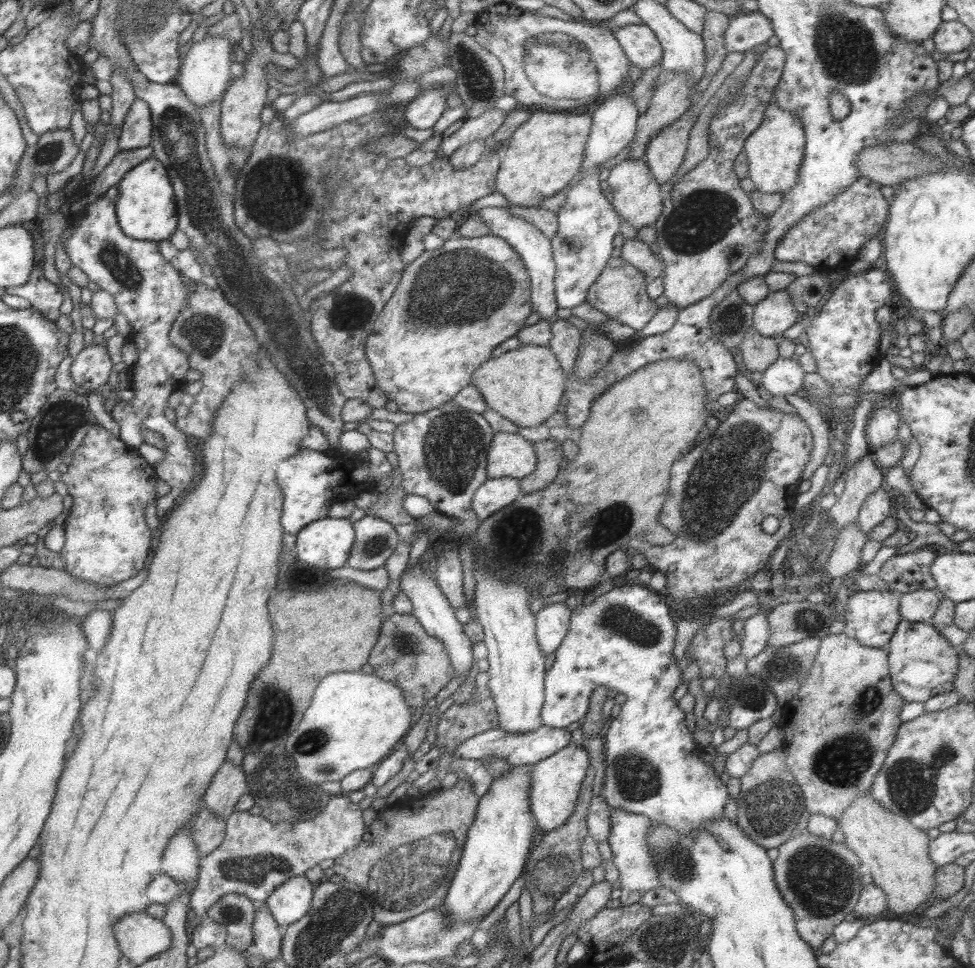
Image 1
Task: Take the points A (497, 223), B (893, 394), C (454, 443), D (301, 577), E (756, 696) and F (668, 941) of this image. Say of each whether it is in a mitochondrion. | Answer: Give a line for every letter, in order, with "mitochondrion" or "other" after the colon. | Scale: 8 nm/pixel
A: other
B: other
C: mitochondrion
D: other
E: mitochondrion
F: mitochondrion

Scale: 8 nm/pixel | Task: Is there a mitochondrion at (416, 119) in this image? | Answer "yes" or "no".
no

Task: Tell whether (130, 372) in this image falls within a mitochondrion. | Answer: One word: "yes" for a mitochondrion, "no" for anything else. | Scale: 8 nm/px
no

